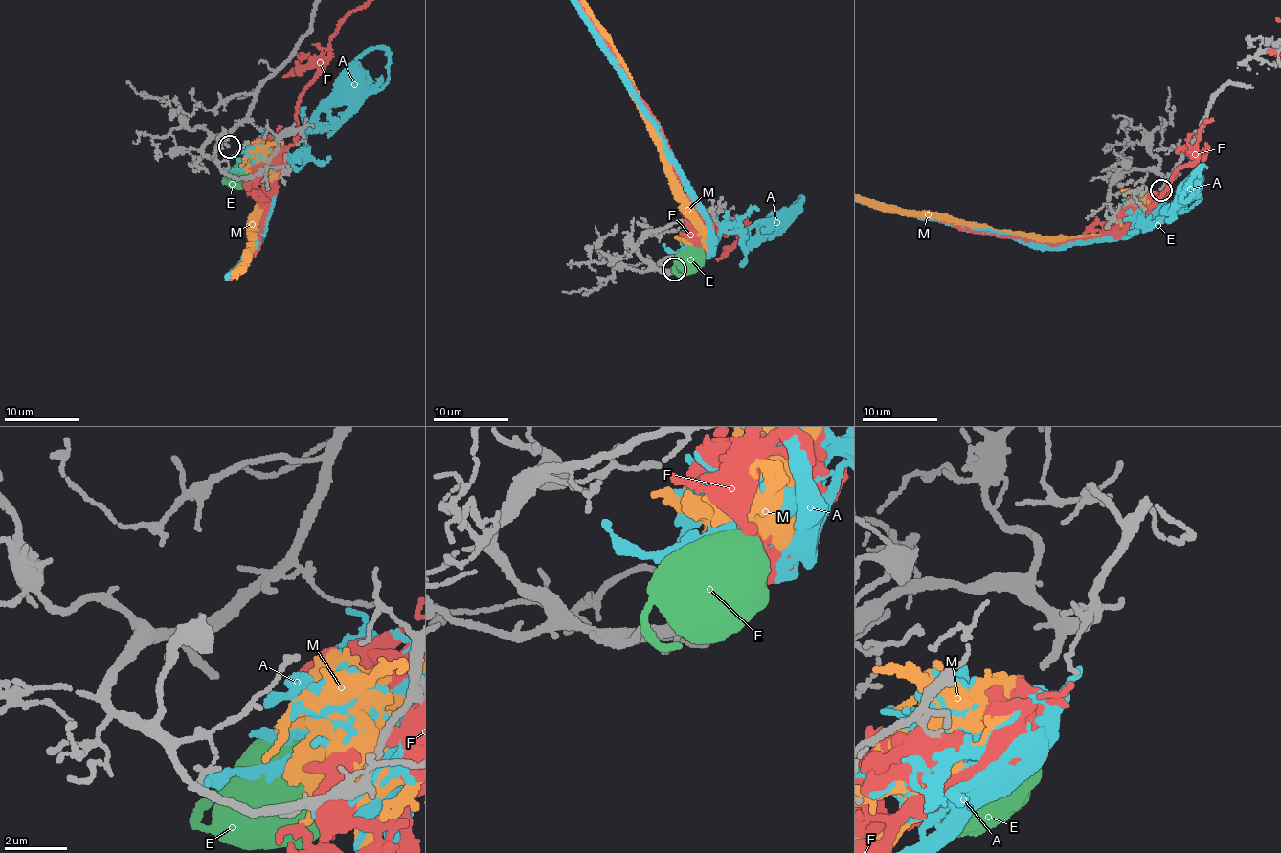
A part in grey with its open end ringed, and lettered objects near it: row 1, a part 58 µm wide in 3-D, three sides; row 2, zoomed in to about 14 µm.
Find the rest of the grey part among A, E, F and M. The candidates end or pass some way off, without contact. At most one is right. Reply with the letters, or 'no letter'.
E

